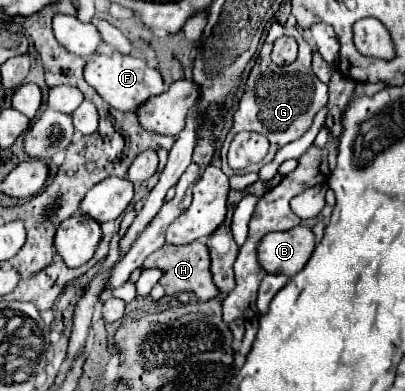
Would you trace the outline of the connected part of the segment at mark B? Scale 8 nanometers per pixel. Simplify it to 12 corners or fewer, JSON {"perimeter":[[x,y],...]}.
{"perimeter":[[298,225],[258,243],[266,273],[296,275],[314,251]]}

